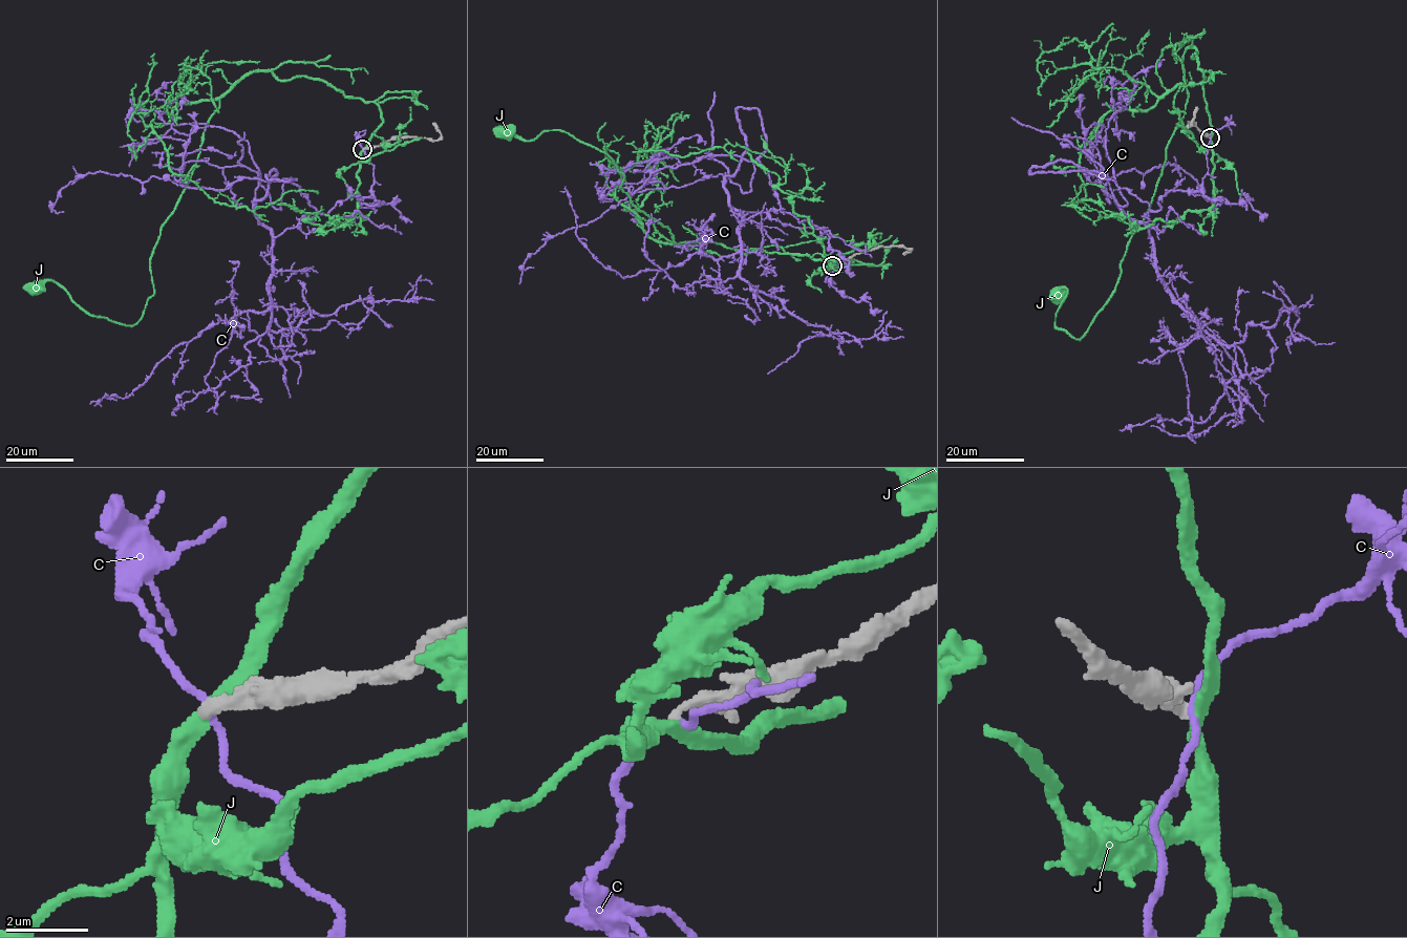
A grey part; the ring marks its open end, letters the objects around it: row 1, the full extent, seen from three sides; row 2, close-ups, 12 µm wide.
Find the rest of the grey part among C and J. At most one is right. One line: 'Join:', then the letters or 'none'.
Join: none

